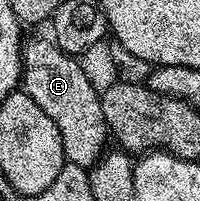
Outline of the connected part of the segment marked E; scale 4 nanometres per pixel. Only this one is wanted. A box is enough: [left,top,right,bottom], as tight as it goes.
[21,38,109,169]

